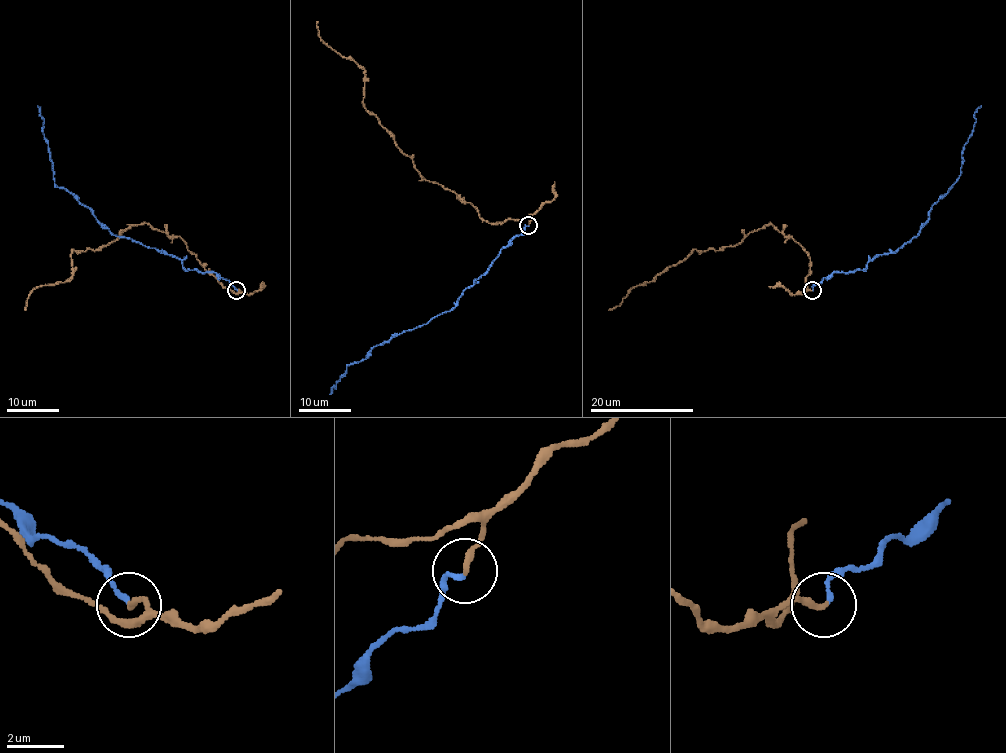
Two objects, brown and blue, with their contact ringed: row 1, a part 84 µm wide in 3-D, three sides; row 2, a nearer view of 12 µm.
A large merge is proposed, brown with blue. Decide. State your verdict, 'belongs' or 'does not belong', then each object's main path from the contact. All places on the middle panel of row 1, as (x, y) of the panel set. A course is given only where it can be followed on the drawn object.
belongs; course brown (529, 224), (527, 215), (489, 223), (470, 204), (425, 179), (366, 109), (364, 70), (327, 46), (318, 21); course blue (529, 226), (500, 250), (454, 307), (376, 345), (364, 359), (346, 367), (329, 394)

